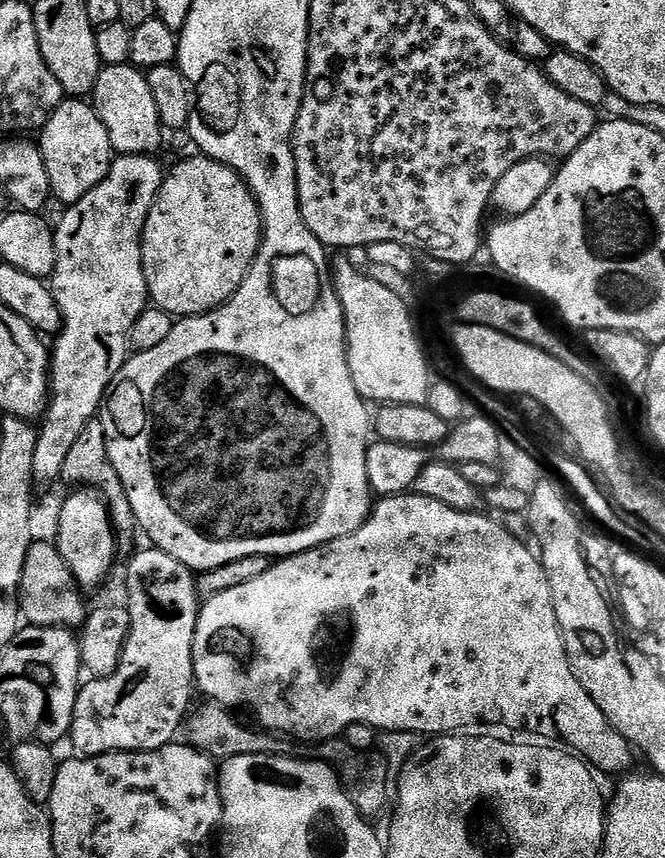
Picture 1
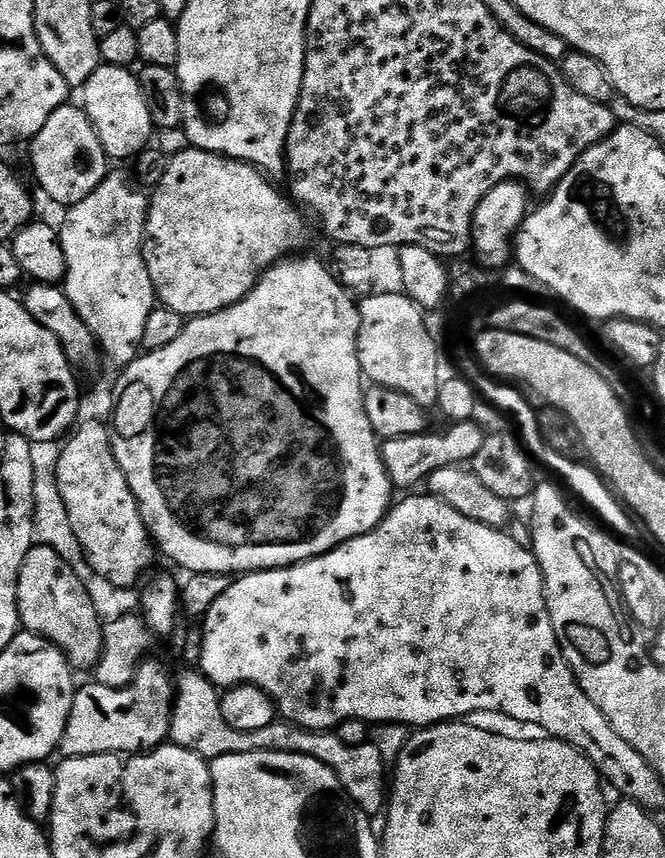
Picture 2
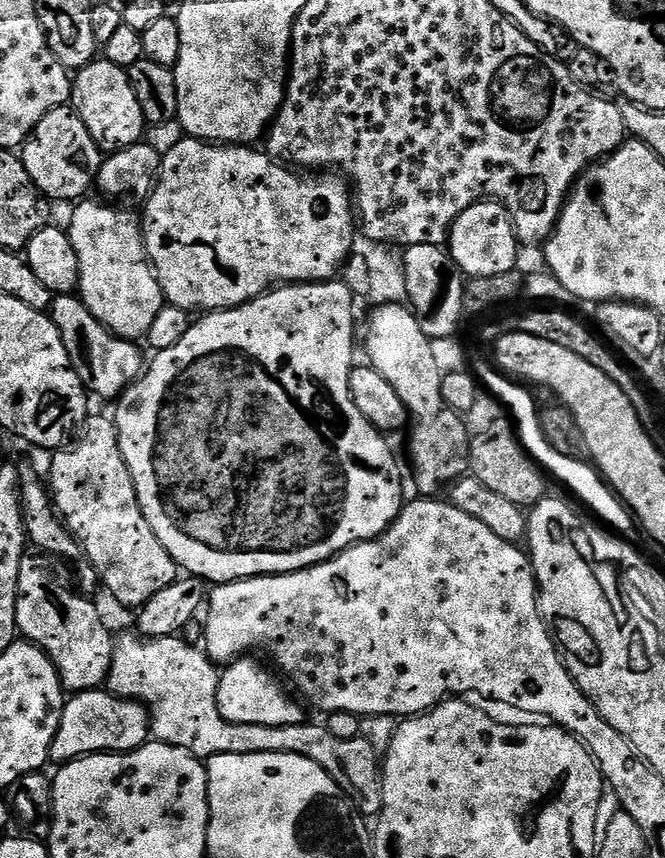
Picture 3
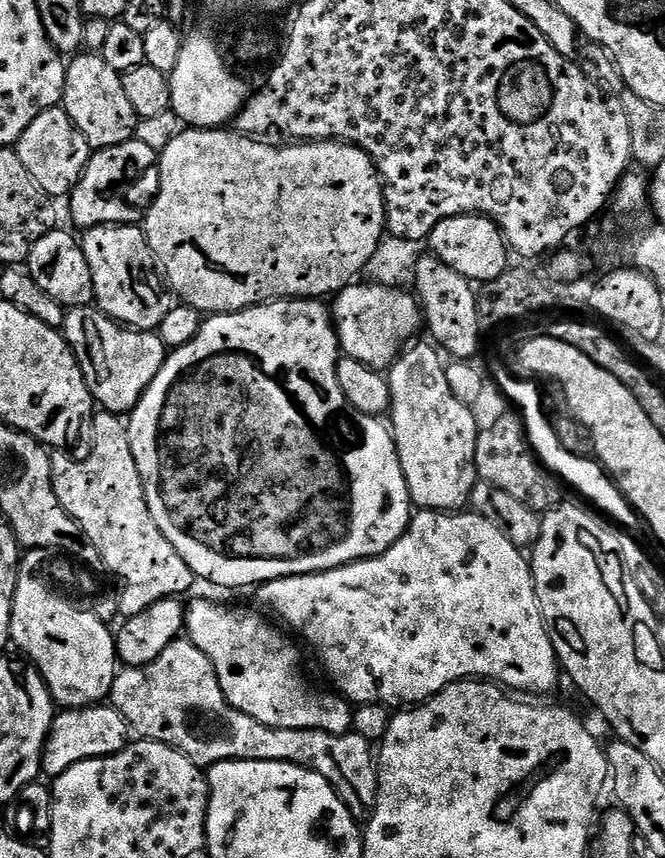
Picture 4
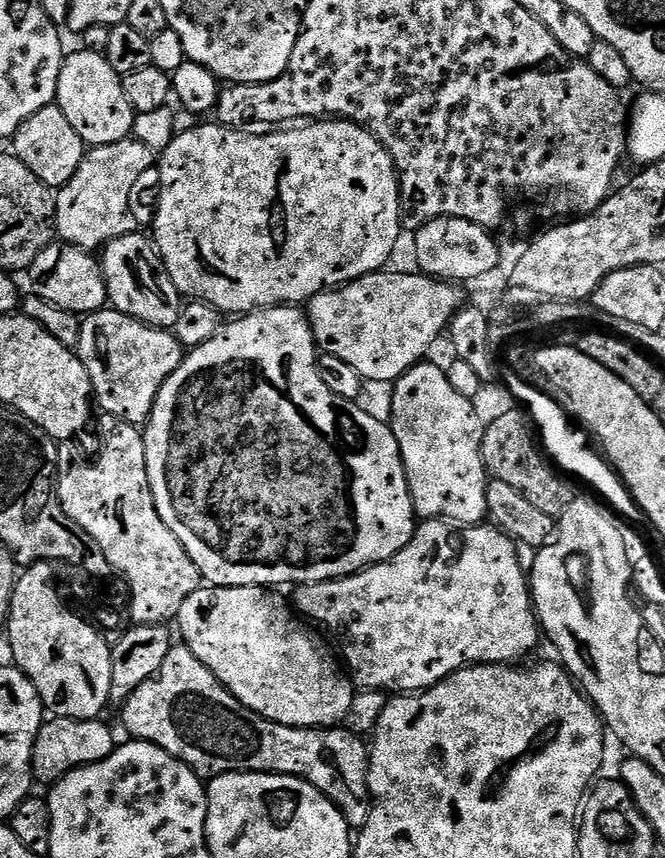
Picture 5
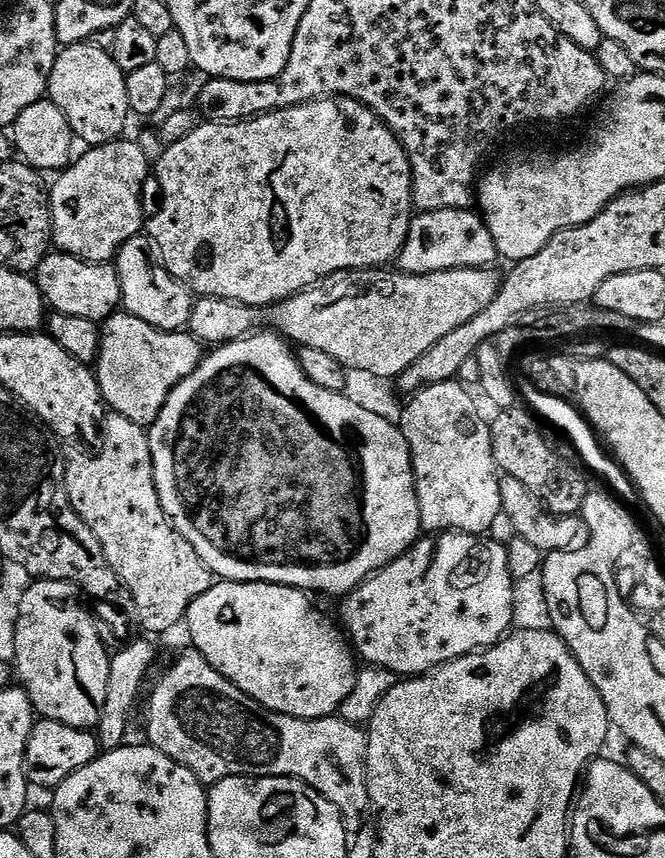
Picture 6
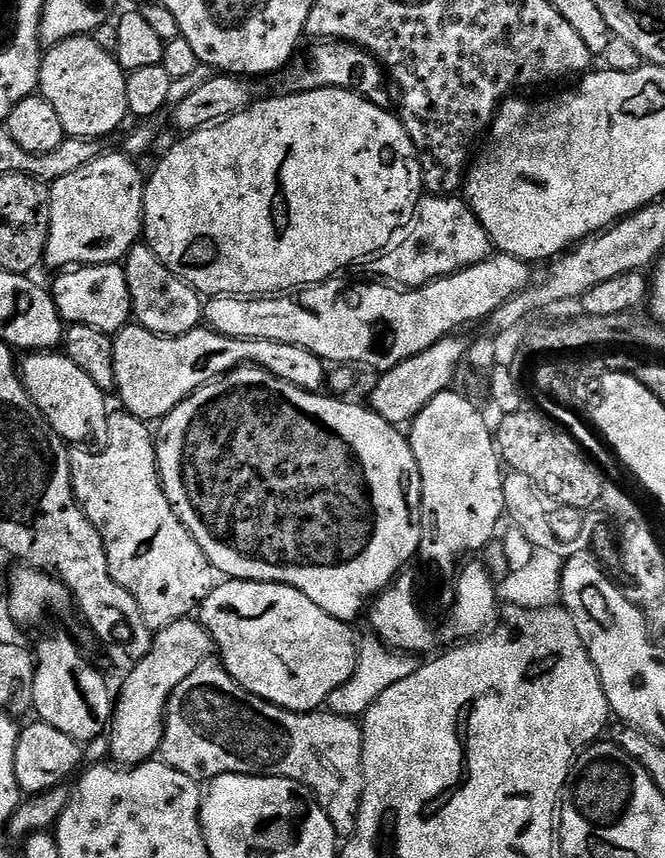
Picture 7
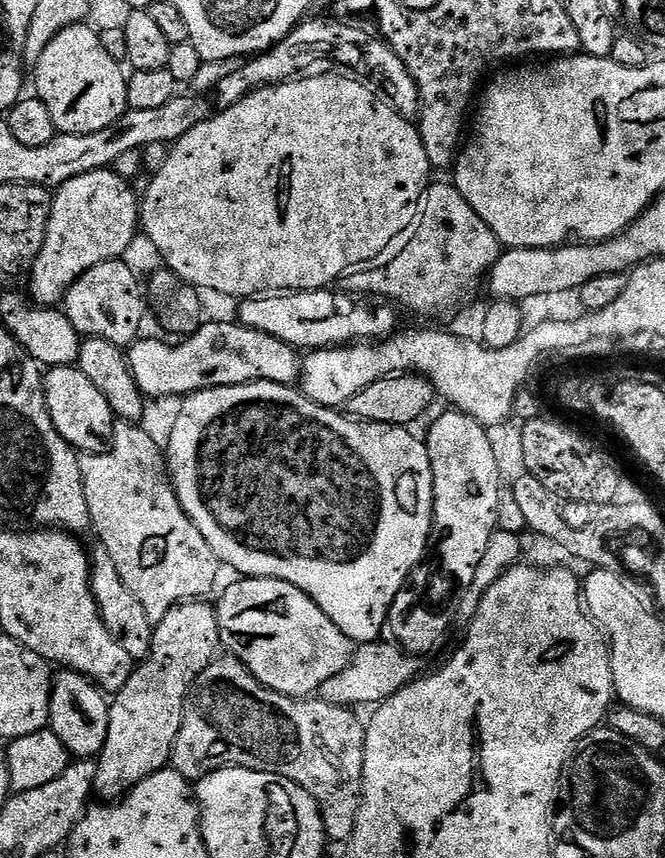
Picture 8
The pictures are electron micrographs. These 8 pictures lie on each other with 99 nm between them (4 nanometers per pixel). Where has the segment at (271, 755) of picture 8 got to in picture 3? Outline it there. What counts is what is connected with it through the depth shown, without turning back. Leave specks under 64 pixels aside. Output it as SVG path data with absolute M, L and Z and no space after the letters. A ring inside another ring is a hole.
M132 632L115 637L106 688L121 700L135 700L147 708L151 735L159 743L185 748L201 758L263 752L289 752L305 756L318 762L318 766L322 766L322 770L338 782L340 789L361 813L364 811L371 818L379 817L384 804L382 760L370 742L359 738L334 738L323 723L305 722L285 728L267 728L226 722L216 705L220 672L199 647L191 648L180 636L149 640Z

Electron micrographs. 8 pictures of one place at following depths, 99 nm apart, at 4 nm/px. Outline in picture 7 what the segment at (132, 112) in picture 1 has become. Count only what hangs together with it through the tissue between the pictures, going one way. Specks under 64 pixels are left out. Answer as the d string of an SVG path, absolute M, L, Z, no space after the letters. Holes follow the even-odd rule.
M91 35L75 36L66 42L58 42L58 46L43 53L38 92L50 102L50 106L54 106L65 137L100 140L118 131L124 119L129 119L127 81L128 77L113 53L98 46Z

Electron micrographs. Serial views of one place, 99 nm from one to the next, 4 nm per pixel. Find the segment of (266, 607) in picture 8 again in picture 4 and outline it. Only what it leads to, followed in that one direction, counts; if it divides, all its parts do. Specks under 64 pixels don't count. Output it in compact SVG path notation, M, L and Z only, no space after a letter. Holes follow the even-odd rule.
M196 600L187 605L184 627L187 639L210 658L230 706L242 710L254 722L262 722L267 728L322 730L335 736L353 731L353 705L335 691L319 692L308 684L300 669L299 650L258 613L239 612L212 600Z

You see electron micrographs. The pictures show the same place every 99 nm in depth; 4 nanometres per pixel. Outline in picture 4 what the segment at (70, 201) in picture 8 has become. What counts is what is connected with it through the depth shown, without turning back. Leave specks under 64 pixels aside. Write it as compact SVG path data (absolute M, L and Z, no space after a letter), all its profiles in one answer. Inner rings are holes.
M133 138L118 146L98 148L88 160L86 170L78 182L78 186L70 194L72 200L72 220L80 230L106 226L107 224L139 225L142 212L132 208L132 204L120 193L120 188L128 184L136 176L136 172L144 172L147 168L155 169L158 164L158 154L144 142Z

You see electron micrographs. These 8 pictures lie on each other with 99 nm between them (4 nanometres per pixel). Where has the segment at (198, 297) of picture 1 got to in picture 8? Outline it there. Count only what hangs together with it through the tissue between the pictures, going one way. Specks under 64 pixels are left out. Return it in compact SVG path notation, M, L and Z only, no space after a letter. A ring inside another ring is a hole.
M307 76L286 80L283 84L269 84L267 88L260 88L242 98L242 102L217 111L206 122L194 126L190 134L169 147L166 164L153 175L150 188L140 200L139 227L156 247L157 254L164 259L161 260L163 267L178 274L178 278L192 284L197 290L209 288L220 296L235 298L315 292L335 285L332 283L339 276L346 275L359 264L387 266L391 260L398 258L398 254L402 254L402 250L406 250L406 242L410 242L414 225L422 211L424 193L428 191L428 175L434 172L426 158L426 146L422 146L419 127L398 115L391 103L385 102L375 91L372 93L360 80L351 80L348 76Z

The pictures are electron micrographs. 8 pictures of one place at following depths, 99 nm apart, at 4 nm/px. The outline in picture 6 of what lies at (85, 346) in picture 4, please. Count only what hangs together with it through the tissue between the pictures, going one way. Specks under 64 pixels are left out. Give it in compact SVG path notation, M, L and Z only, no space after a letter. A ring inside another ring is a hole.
M117 310L110 319L103 321L100 330L100 353L94 365L96 381L100 387L100 397L111 411L130 418L130 422L151 426L158 418L166 398L194 370L206 355L199 340L195 340L187 331L163 332L152 328L142 318L134 318L129 312Z

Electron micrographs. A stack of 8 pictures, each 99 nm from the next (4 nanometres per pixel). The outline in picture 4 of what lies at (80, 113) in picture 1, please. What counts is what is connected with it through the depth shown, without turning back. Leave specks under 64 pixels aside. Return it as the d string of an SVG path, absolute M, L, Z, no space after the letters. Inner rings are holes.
M57 106L38 114L38 118L34 118L30 126L26 126L26 134L22 134L22 138L14 145L14 151L18 154L22 166L26 166L30 178L34 178L38 186L42 186L44 193L59 198L59 196L67 197L78 186L94 150L86 142L82 130L78 130L78 126L74 126L71 118L64 113L63 107Z

